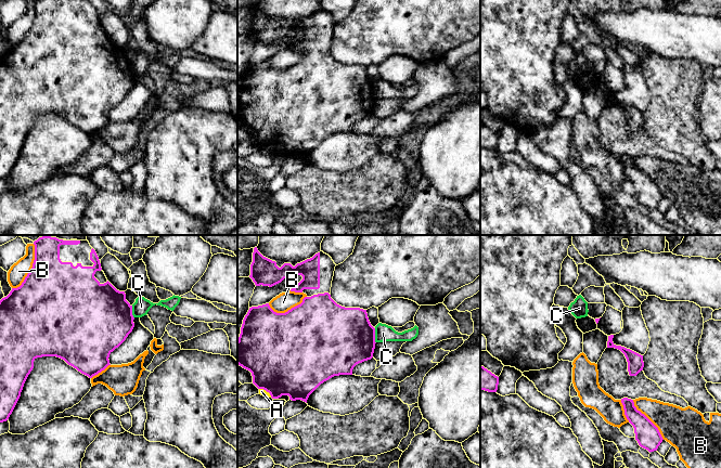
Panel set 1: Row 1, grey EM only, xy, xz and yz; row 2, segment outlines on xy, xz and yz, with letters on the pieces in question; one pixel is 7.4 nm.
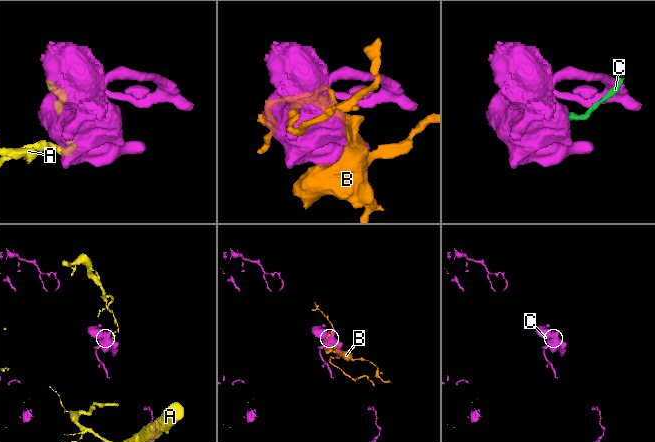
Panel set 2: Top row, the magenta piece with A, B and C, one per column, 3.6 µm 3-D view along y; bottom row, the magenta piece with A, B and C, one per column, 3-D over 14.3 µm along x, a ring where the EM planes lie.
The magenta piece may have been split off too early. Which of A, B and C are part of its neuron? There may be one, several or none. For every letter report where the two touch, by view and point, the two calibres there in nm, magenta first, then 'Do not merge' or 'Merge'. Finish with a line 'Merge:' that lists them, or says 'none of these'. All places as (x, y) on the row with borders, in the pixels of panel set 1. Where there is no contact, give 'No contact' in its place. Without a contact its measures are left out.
A: Touches magenta at xz (266, 390). Thickness 500 nm (magenta) against 50 nm. Do not merge
B: Touches magenta at xy (31, 269). Thickness 500 nm (magenta) against 140 nm. Do not merge
C: Touches magenta at xz (374, 336). Thickness 460 nm (magenta) against 130 nm. Do not merge
Merge: none of these

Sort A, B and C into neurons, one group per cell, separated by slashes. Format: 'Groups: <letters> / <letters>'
Groups: A / B / C

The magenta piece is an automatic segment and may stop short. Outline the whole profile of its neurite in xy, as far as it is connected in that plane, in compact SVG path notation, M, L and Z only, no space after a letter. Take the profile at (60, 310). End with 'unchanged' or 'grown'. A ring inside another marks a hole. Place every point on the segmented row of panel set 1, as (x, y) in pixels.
M42 236L34 242L35 260L33 268L25 277L22 285L12 288L10 294L0 300L0 422L7 421L12 414L23 390L24 384L34 368L34 361L42 356L56 356L64 360L68 365L76 368L81 374L92 378L110 364L110 354L118 348L132 332L134 327L132 306L126 300L125 291L117 290L106 278L102 271L101 263L95 250L88 240L59 239L53 236Z | grown

